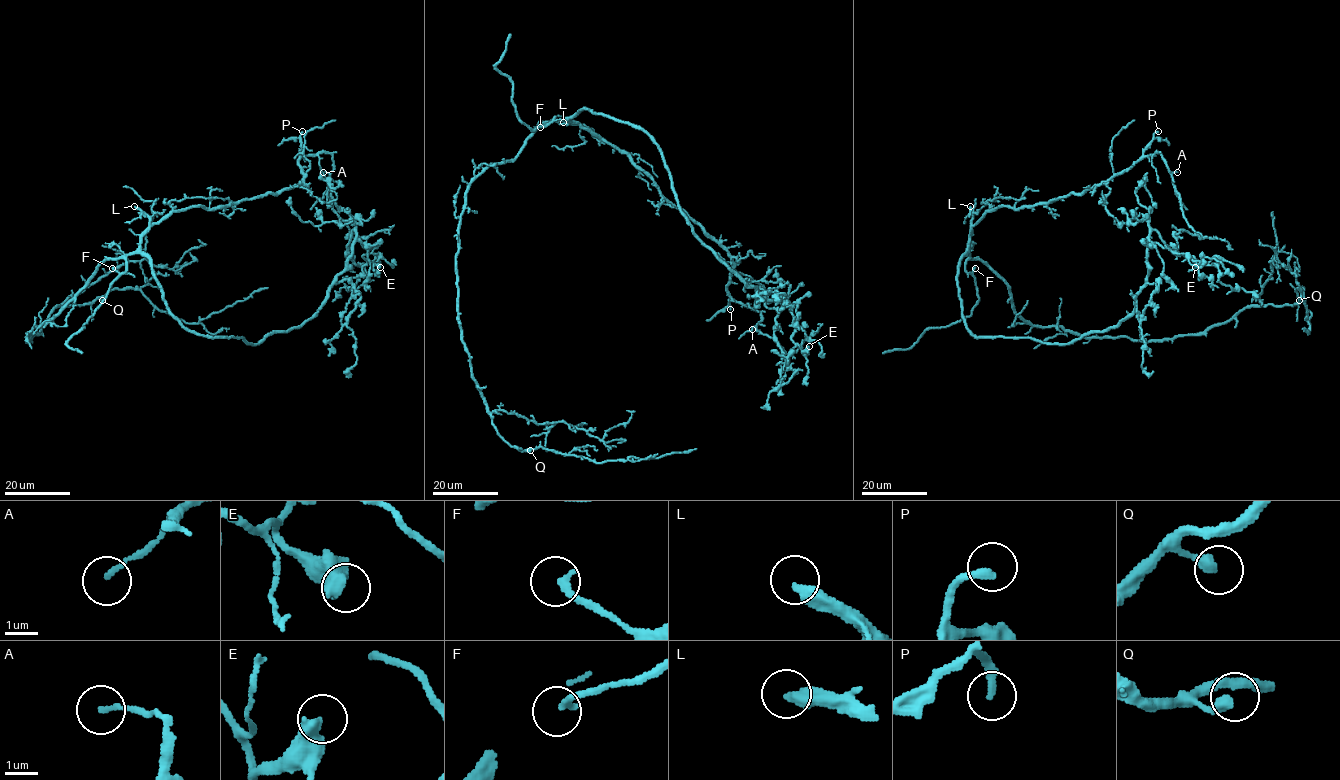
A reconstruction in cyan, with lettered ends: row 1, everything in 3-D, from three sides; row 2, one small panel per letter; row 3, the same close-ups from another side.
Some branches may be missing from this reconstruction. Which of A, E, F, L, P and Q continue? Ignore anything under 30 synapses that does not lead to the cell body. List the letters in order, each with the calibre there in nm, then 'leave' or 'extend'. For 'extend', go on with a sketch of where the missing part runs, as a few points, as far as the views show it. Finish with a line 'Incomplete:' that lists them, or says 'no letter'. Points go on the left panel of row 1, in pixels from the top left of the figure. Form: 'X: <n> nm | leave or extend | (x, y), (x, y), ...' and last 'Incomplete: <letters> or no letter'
A: 140 nm | leave
E: 600 nm | leave
F: 240 nm | leave
L: 380 nm | extend | (134, 206), (104, 183), (59, 184), (44, 71), (140, 60), (195, 104), (227, 99), (197, 130)
P: 260 nm | leave
Q: 320 nm | leave
Incomplete: L

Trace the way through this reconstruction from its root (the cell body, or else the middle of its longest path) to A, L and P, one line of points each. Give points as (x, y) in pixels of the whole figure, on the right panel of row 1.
A: (976, 259), (967, 251), (970, 229), (994, 208), (1032, 207), (1081, 194), (1155, 152), (1170, 172), (1177, 172)
L: (976, 259), (972, 259), (967, 251), (973, 217), (970, 206)
P: (976, 259), (967, 251), (969, 234), (987, 212), (1047, 204), (1104, 183), (1127, 171), (1158, 131)

